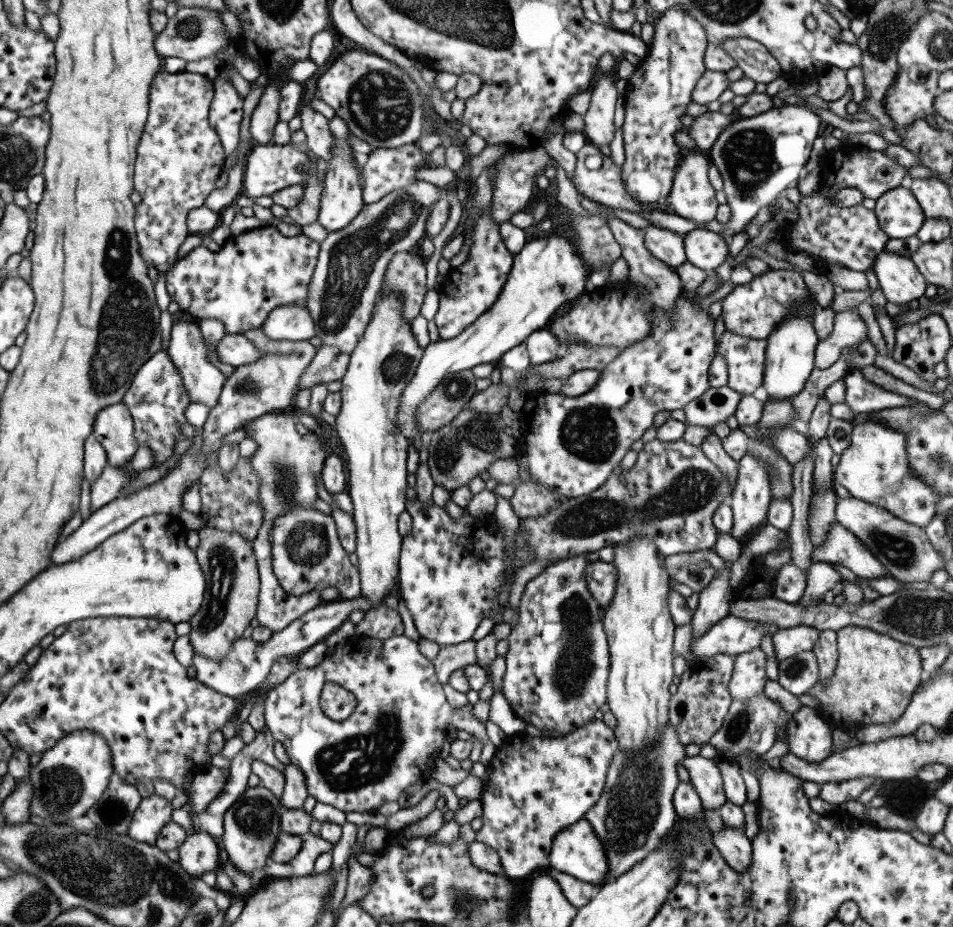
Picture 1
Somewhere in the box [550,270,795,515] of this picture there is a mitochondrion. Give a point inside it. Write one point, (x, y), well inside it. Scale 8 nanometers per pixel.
(590, 433)

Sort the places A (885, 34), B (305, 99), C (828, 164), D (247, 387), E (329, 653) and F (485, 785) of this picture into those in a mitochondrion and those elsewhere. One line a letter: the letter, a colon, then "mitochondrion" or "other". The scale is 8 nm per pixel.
A: mitochondrion
B: other
C: other
D: mitochondrion
E: other
F: other

